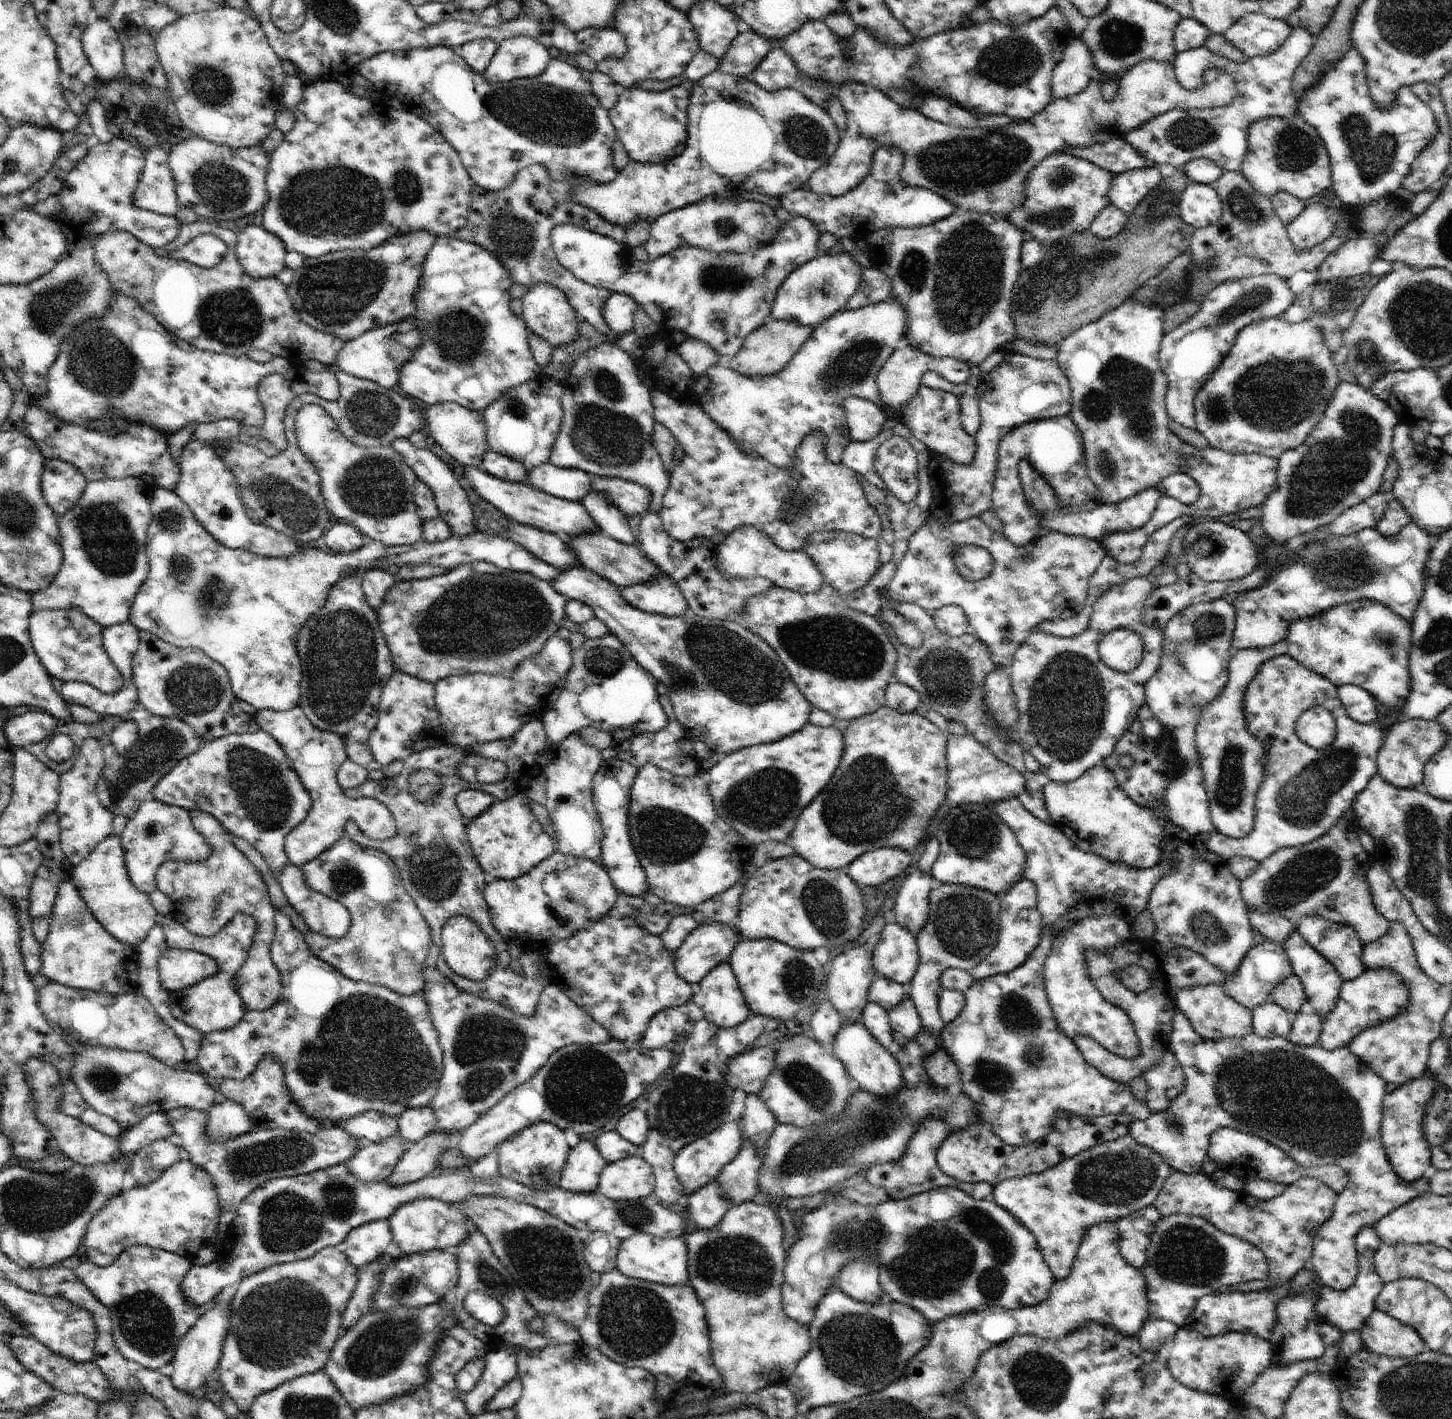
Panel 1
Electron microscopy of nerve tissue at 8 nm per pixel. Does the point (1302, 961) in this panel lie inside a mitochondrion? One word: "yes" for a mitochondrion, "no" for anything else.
no

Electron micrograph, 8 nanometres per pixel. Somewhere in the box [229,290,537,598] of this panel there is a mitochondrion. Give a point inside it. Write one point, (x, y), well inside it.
(374, 486)

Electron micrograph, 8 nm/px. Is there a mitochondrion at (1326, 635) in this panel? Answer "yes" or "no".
no

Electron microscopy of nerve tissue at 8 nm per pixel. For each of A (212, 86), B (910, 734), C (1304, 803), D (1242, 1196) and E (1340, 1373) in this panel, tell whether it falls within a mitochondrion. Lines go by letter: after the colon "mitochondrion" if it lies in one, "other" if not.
A: mitochondrion
B: other
C: mitochondrion
D: other
E: other

